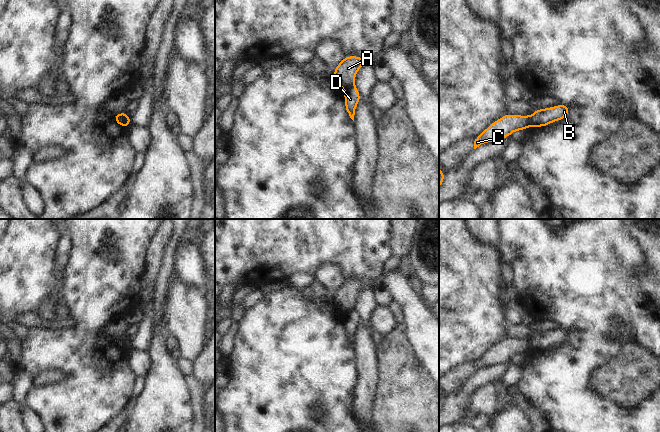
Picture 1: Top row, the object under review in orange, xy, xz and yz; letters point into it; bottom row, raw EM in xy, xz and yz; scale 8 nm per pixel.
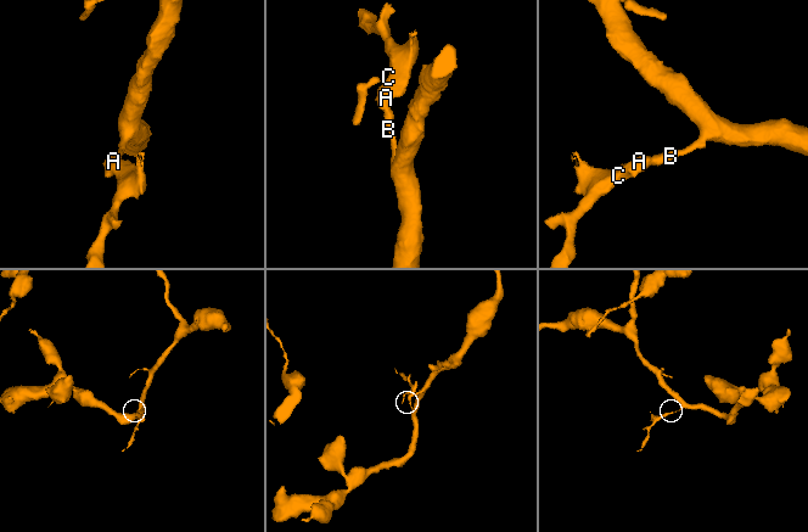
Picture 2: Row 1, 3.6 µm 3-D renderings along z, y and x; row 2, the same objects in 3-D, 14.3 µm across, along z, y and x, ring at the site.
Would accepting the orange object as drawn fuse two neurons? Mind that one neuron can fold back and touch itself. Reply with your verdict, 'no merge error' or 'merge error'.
merge error

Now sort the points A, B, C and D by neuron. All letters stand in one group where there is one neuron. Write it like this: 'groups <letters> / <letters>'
groups A C / B D

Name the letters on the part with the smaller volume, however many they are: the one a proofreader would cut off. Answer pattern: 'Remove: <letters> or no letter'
Remove: A, C

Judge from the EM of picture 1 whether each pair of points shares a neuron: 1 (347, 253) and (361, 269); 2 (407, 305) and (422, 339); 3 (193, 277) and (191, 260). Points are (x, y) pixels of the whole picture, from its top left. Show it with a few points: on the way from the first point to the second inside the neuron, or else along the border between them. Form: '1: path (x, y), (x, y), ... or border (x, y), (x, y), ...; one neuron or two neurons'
1: path (351, 257), (359, 265); one neuron
2: path (415, 313), (422, 331); one neuron
3: path (192, 273), (191, 264); one neuron

